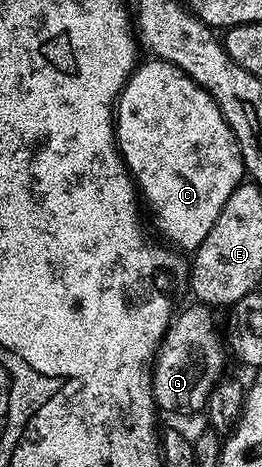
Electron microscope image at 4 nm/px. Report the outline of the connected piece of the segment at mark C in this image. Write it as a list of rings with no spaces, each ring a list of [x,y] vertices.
[[[148,59],[145,65],[144,62],[137,64],[128,76],[128,82],[124,84],[120,96],[117,97],[114,106],[114,124],[116,126],[116,148],[119,149],[120,157],[124,160],[124,168],[130,174],[132,180],[136,182],[136,188],[143,204],[147,208],[148,205],[152,208],[152,213],[156,216],[157,231],[165,237],[163,240],[169,246],[172,244],[177,245],[180,249],[196,250],[202,243],[202,239],[206,239],[206,235],[210,235],[210,227],[214,227],[214,219],[218,219],[222,207],[226,207],[226,199],[230,199],[230,195],[242,184],[246,177],[242,155],[238,151],[238,143],[234,139],[234,131],[230,131],[218,103],[214,103],[212,96],[198,83],[194,83],[194,79],[190,79],[190,75],[186,75],[186,71],[182,71],[174,63]]]

